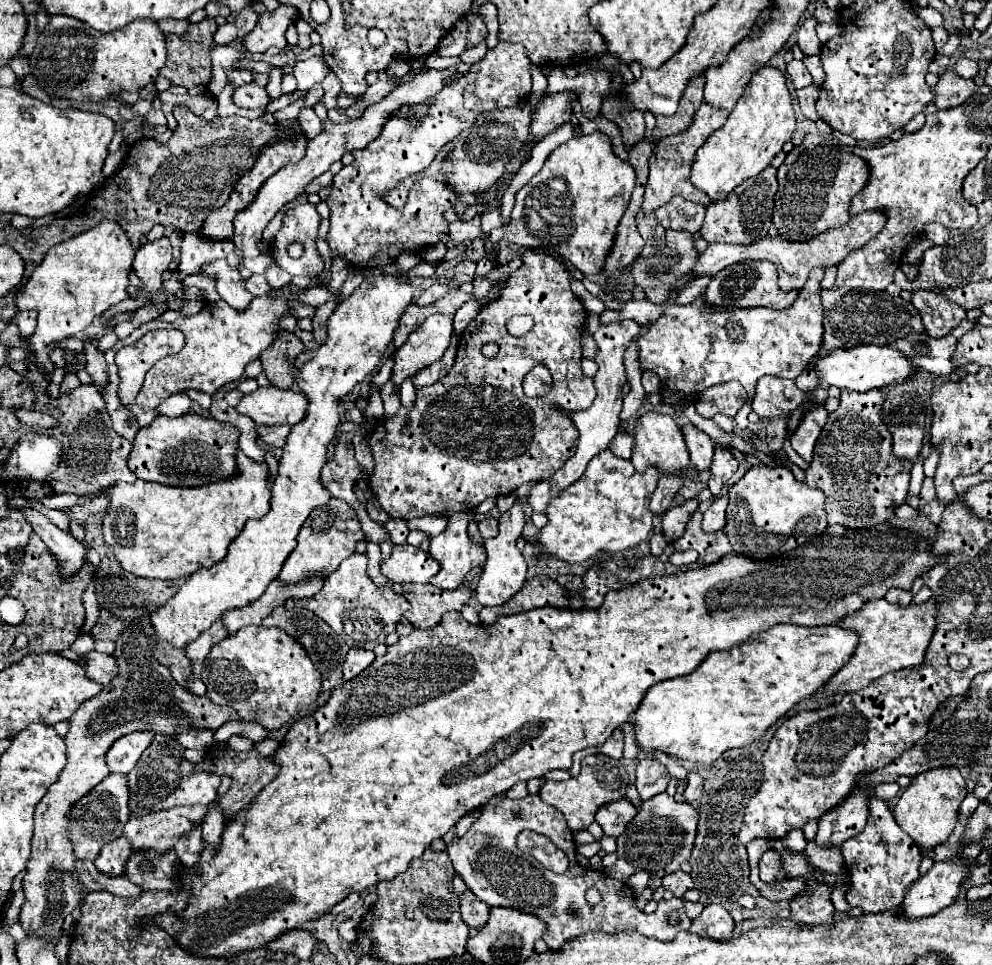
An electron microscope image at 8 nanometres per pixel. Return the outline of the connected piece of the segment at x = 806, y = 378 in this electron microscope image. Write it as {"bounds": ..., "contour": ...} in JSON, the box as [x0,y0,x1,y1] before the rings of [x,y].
{"bounds":[798,366,820,390],"contour":[[[808,366],[808,370],[804,370],[804,372],[798,376],[798,388],[800,388],[800,390],[814,390],[816,384],[820,382],[818,376],[812,374],[812,372],[814,372],[814,370]]]}

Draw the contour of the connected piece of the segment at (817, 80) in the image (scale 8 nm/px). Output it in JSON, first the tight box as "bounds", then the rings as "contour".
{"bounds":[806,56,824,86],"contour":[[[810,56],[810,58],[808,58],[808,62],[806,62],[806,66],[808,66],[810,74],[814,76],[814,84],[816,84],[816,86],[820,86],[820,84],[822,84],[822,80],[824,80],[824,78],[822,78],[822,74],[824,74],[824,72],[822,72],[822,66],[820,66],[820,62],[818,62],[818,56]]]}

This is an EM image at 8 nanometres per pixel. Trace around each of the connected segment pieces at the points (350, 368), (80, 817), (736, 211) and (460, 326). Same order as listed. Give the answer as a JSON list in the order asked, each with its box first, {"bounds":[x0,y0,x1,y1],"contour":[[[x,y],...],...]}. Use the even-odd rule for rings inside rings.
[{"bounds":[152,278,414,648],"contour":[[[378,278],[374,282],[362,282],[350,298],[342,300],[334,314],[328,318],[328,340],[310,350],[310,360],[298,370],[298,390],[308,398],[308,412],[302,422],[294,424],[288,442],[282,448],[278,462],[278,474],[272,480],[270,512],[260,520],[248,520],[240,536],[232,542],[228,556],[216,562],[212,568],[200,568],[192,574],[182,588],[152,614],[152,626],[156,640],[170,642],[174,648],[186,648],[196,640],[212,622],[220,620],[224,610],[242,608],[264,594],[268,584],[280,574],[284,560],[296,548],[296,536],[308,514],[328,504],[332,494],[320,480],[320,472],[326,464],[326,452],[340,426],[338,402],[352,392],[382,360],[398,318],[412,302],[414,288],[394,278]]]},{"bounds":[68,774,130,860],"contour":[[[110,774],[94,790],[90,790],[68,814],[68,838],[72,838],[76,858],[96,860],[100,848],[110,840],[116,840],[124,832],[124,824],[130,818],[128,808],[128,778],[124,774]]]},{"bounds":[700,168,778,244],"contour":[[[764,168],[756,178],[744,180],[726,200],[714,202],[706,208],[706,218],[700,228],[700,236],[708,242],[730,242],[730,244],[750,244],[760,240],[770,224],[772,224],[772,210],[774,210],[774,194],[778,190],[776,168]]]},{"bounds":[453,300,481,334],"contour":[[[474,300],[467,301],[462,307],[456,312],[454,316],[453,327],[454,331],[462,334],[466,331],[470,322],[478,315],[481,310],[481,306]]]}]

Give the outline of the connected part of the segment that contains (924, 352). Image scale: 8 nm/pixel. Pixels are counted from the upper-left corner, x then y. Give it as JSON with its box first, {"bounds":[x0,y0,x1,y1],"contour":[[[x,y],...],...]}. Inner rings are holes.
{"bounds":[892,334,956,376],"contour":[[[908,334],[908,338],[898,338],[892,342],[894,350],[900,350],[914,366],[936,374],[948,376],[956,368],[952,366],[952,354],[956,350],[956,338],[946,334],[942,338],[932,338],[928,334]]]}

